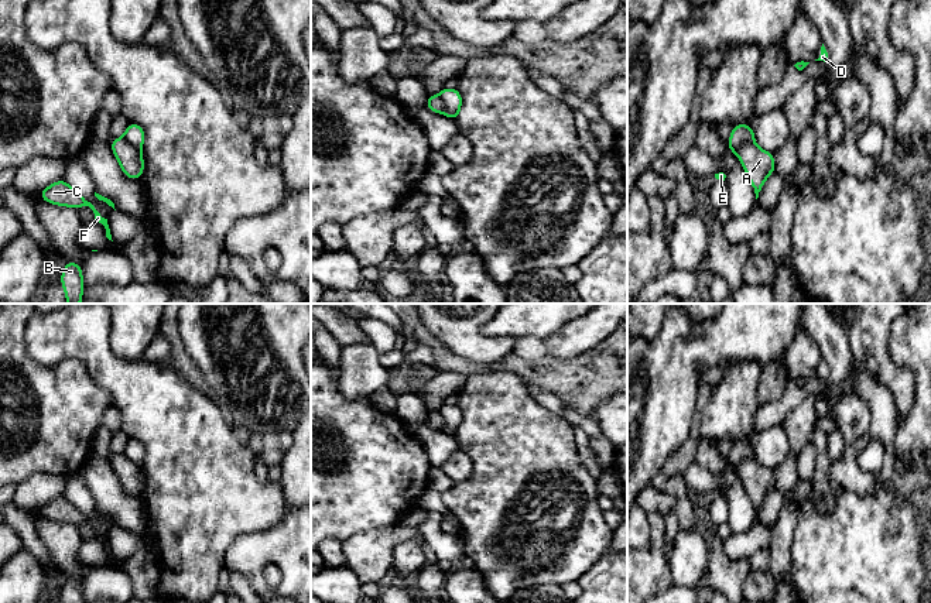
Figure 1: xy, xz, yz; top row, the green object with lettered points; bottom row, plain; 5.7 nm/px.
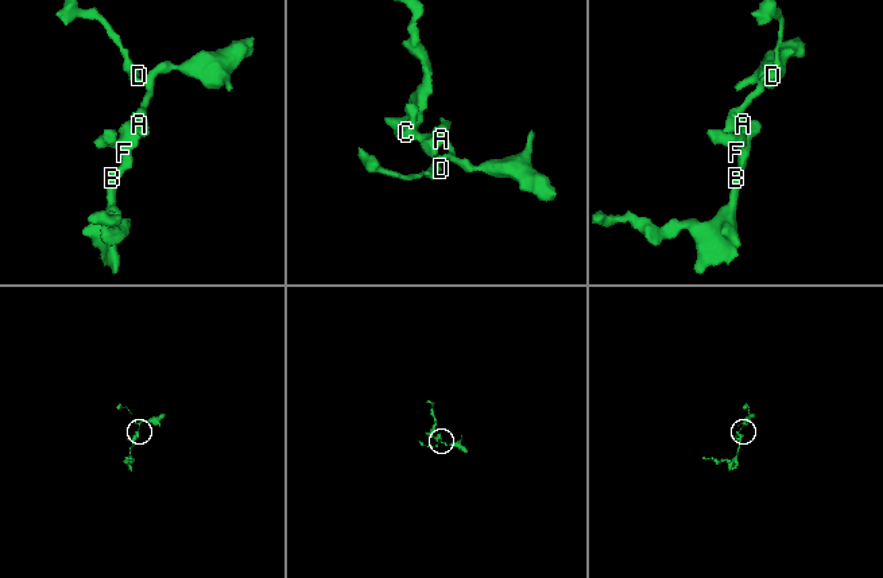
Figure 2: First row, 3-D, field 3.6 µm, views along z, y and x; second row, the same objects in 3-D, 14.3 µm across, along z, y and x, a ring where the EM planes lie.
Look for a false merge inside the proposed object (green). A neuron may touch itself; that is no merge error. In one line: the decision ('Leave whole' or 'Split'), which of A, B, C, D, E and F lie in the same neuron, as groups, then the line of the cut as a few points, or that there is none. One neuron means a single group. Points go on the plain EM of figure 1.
Split. Groups: A B C F / D E. Split along yz (753, 458), (745, 458), (738, 472)

